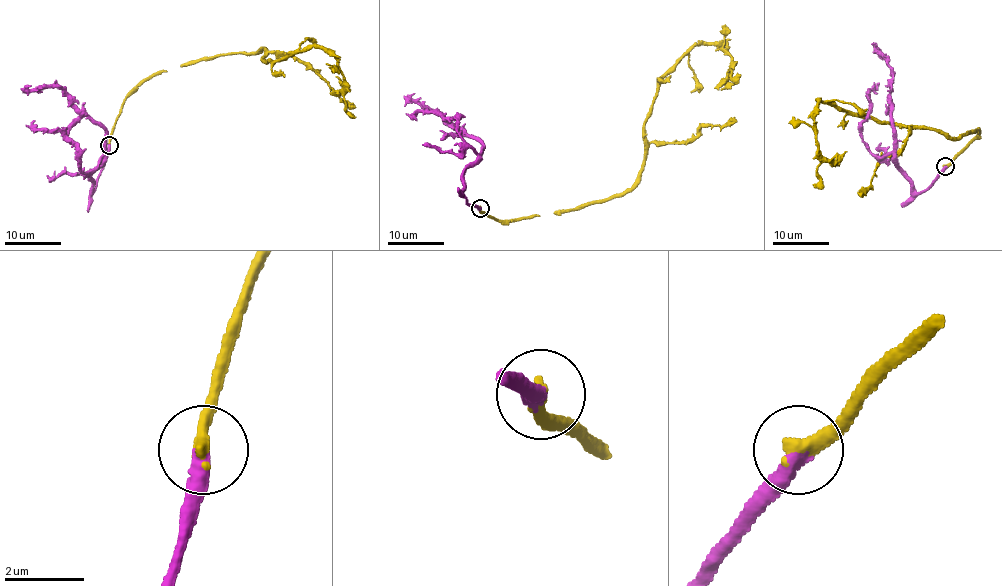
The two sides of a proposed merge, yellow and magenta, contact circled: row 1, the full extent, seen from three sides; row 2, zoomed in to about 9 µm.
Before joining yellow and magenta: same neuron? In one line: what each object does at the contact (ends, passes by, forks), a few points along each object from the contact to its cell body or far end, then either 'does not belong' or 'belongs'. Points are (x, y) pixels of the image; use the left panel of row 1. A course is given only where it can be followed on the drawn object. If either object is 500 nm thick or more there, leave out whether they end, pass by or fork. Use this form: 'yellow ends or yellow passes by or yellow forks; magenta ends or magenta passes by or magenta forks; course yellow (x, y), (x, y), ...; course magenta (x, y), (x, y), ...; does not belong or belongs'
yellow ends; magenta ends; course yellow (109, 145), (122, 104), (156, 74), (266, 48), (271, 63), (322, 46), (356, 118); course magenta (109, 145), (93, 188), (90, 173), (102, 161), (105, 130), (64, 90), (31, 86); belongs

